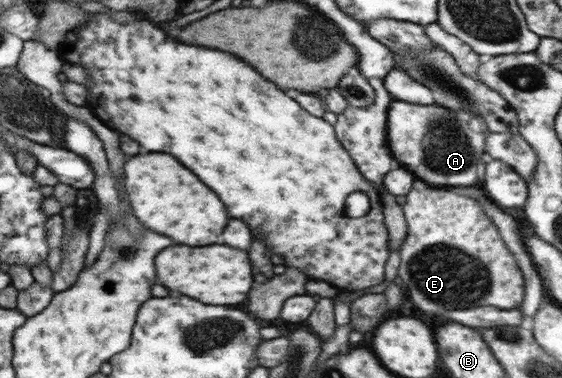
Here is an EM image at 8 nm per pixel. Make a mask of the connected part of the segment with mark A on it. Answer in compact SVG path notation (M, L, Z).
M394 99L387 110L387 141L395 165L403 166L415 179L439 186L475 186L479 164L483 164L484 138L488 130L484 122L467 111L453 111L443 105L418 105Z

